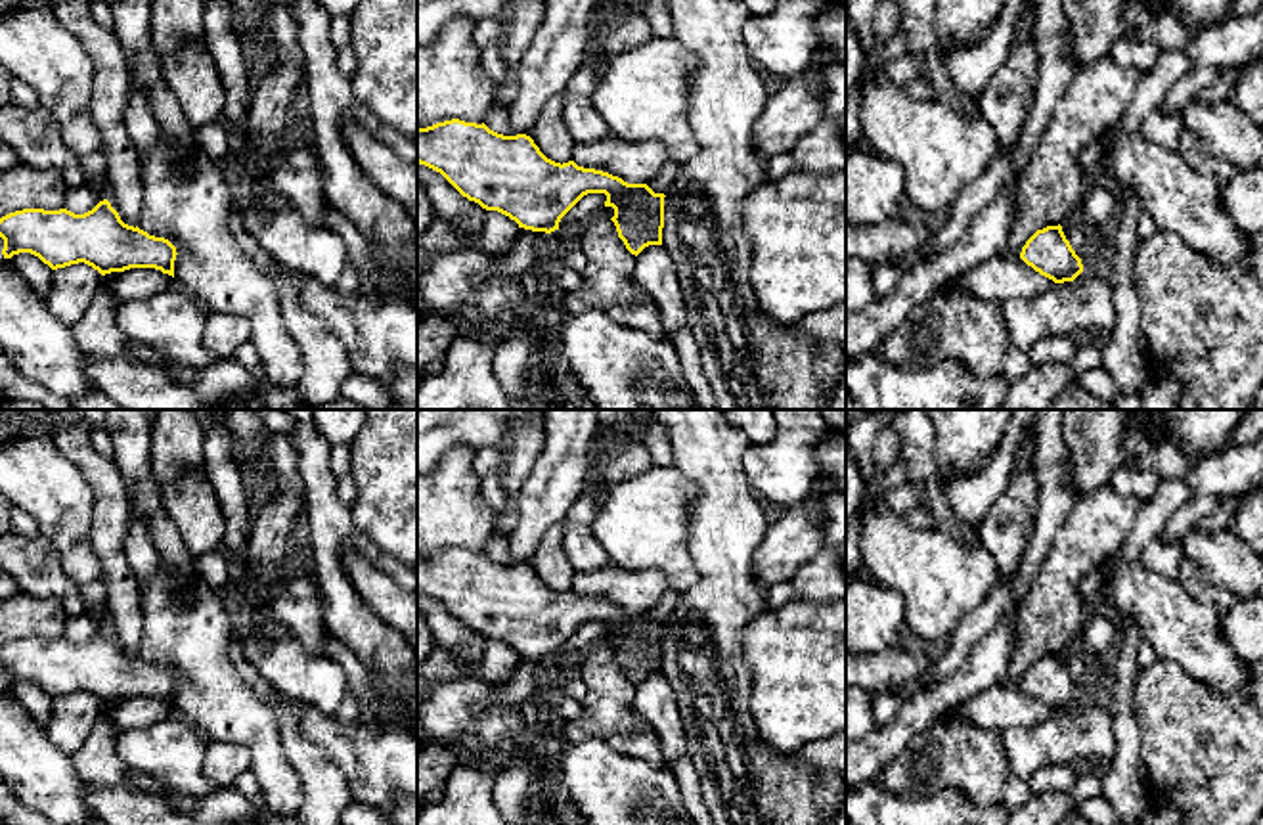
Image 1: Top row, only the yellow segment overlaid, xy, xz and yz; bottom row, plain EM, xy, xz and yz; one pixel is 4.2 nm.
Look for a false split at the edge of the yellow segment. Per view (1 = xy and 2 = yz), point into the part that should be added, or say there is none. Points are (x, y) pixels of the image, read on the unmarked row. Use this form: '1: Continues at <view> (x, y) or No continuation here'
1: No continuation here
2: No continuation here

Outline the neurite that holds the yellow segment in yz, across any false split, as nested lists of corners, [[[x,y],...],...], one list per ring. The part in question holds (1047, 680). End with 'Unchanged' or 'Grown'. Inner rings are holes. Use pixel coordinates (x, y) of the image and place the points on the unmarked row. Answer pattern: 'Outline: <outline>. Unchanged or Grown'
Outline: [[[1060,653],[1037,658],[1022,676],[1020,687],[1054,712],[1074,710],[1083,701]]]. Unchanged

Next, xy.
Outline: [[[107,628],[92,639],[23,637],[0,647],[2,683],[38,685],[52,699],[84,691],[101,704],[130,697],[155,697],[174,706],[176,676],[128,655]]]. Unchanged

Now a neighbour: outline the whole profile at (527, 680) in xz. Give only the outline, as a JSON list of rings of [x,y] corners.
[[[521,657],[515,674],[503,687],[490,685],[494,702],[522,708],[532,695],[545,691],[543,672],[547,664],[545,660]]]

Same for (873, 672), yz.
[[[915,643],[882,653],[846,651],[846,689],[863,689],[869,697],[878,691],[897,689],[909,681],[928,678],[936,662],[936,649]]]

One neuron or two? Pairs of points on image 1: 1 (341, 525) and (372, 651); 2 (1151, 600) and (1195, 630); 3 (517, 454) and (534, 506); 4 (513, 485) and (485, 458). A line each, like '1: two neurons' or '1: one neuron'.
1: one neuron
2: one neuron
3: two neurons
4: two neurons

